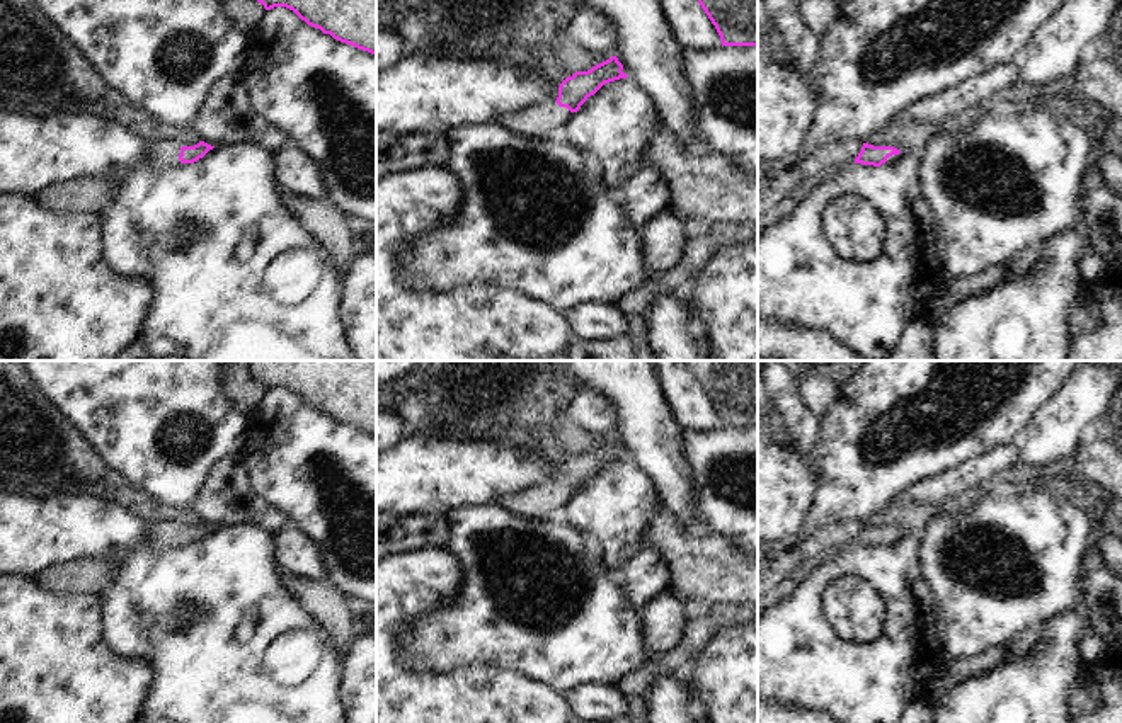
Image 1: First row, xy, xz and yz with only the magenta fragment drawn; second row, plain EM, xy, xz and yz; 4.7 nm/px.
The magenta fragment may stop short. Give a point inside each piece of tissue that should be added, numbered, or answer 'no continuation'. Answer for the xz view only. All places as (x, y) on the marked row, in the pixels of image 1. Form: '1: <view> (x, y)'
1: xz (532, 121)

